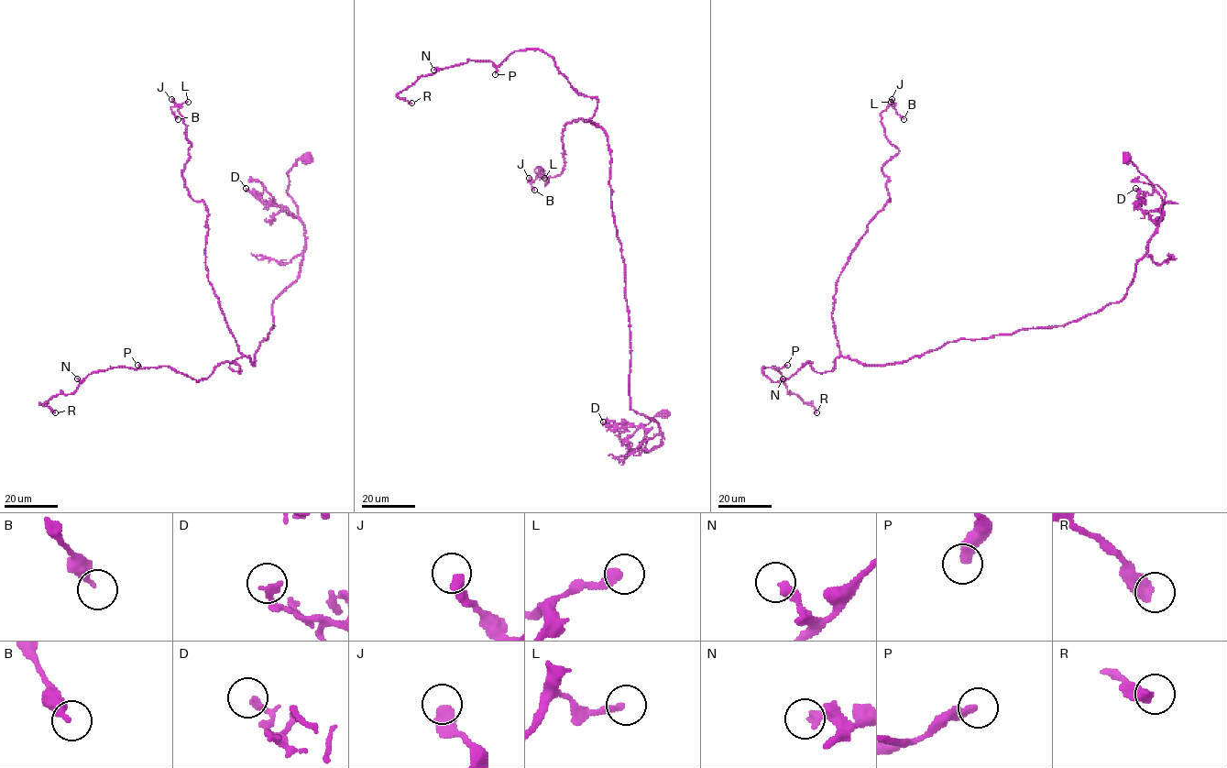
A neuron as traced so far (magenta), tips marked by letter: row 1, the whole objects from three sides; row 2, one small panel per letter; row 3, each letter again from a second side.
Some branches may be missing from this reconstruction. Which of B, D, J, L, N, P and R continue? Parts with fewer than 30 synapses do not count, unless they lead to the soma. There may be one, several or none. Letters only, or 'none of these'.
none of these

